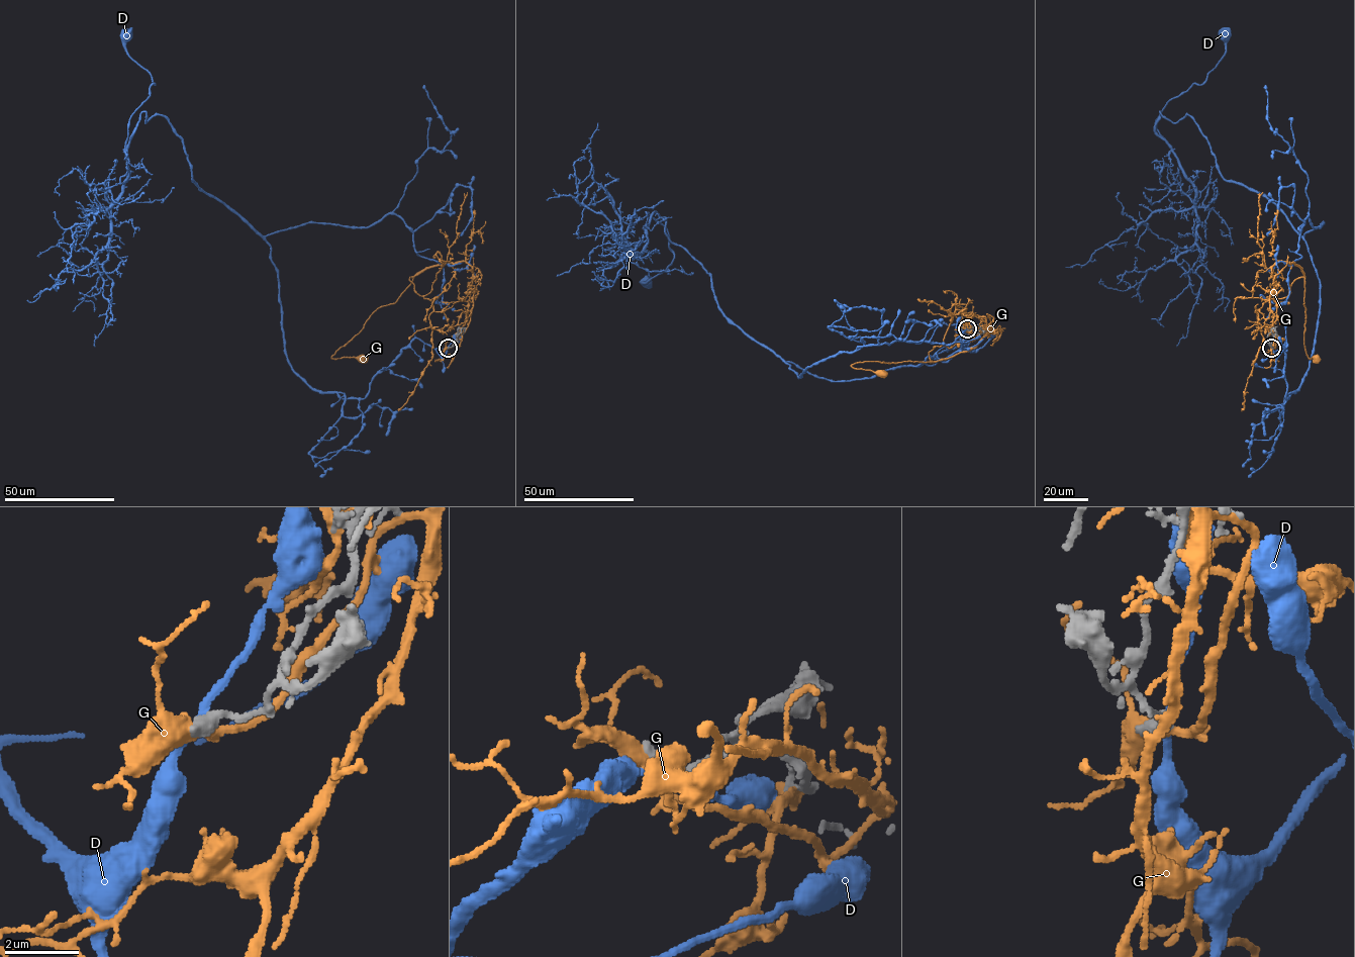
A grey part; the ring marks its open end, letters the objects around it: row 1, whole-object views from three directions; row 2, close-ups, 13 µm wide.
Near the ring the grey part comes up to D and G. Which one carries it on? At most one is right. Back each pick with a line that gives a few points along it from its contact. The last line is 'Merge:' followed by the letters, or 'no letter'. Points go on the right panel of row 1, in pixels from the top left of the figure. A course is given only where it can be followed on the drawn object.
Merge: no letter

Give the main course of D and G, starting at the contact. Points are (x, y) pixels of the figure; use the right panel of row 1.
D: (1273, 348), (1288, 398), (1307, 243), (1188, 115), (1155, 131), (1172, 149), (1156, 119), (1225, 34)
G: (1272, 348), (1278, 337), (1269, 306), (1272, 268), (1289, 262), (1304, 276), (1304, 349), (1309, 359), (1315, 358)

